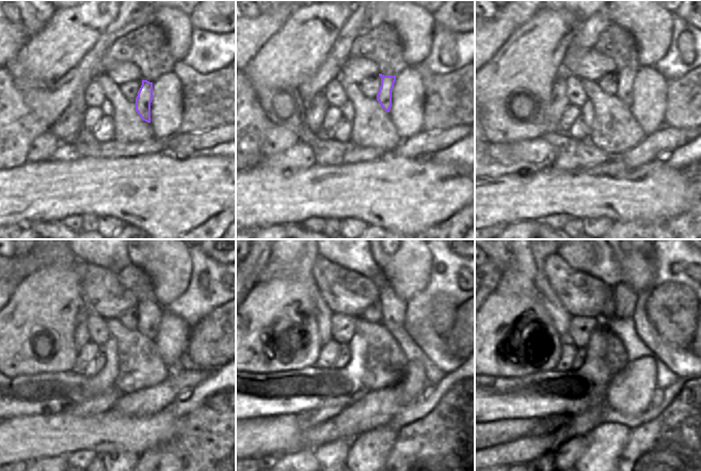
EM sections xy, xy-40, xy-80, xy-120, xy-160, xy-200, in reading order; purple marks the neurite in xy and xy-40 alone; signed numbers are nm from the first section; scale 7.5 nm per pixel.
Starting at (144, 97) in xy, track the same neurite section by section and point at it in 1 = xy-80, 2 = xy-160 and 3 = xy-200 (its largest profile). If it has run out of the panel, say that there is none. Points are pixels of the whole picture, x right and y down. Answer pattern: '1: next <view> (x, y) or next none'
1: next xy-80 (626, 76)
2: next xy-160 (393, 309)
3: next xy-200 (625, 297)

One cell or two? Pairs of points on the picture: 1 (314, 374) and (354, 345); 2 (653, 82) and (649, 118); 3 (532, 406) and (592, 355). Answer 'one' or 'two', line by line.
1: one
2: one
3: one

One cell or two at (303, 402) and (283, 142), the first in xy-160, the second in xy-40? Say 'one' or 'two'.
two

